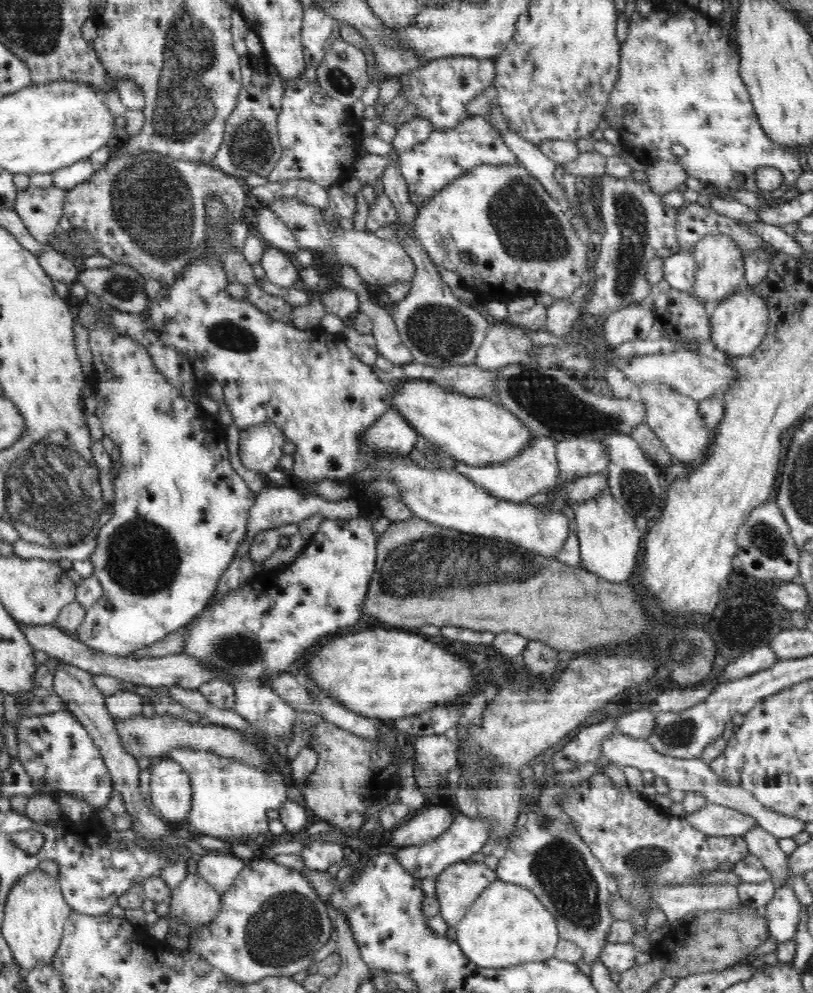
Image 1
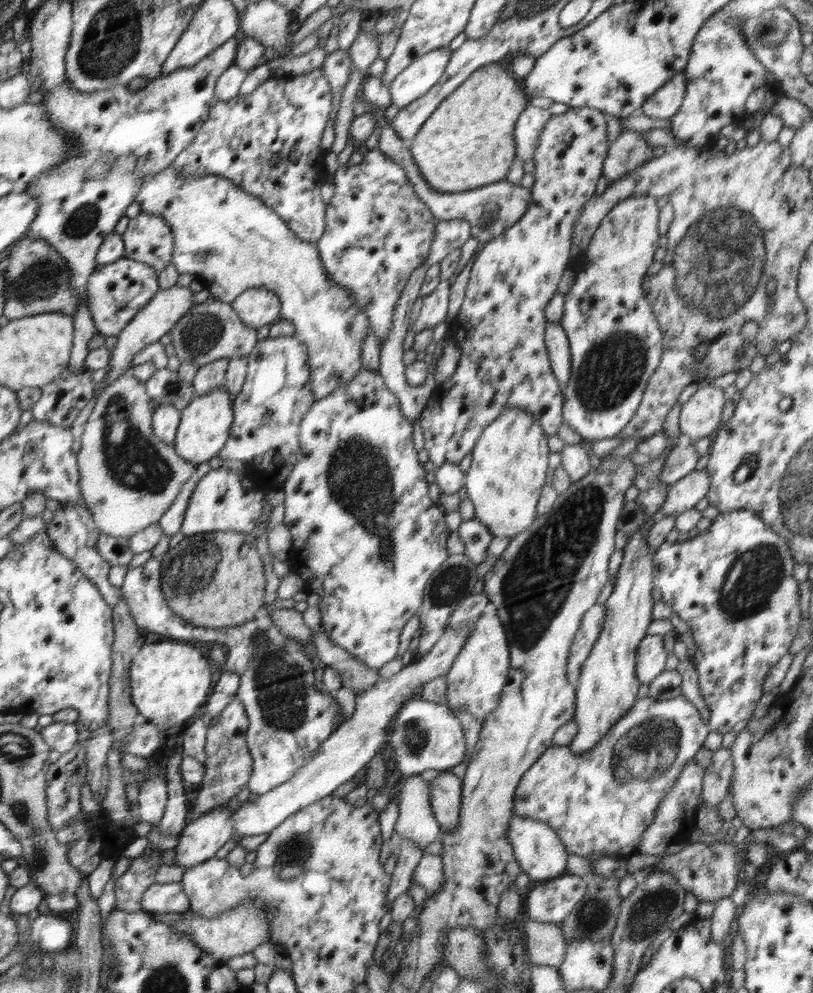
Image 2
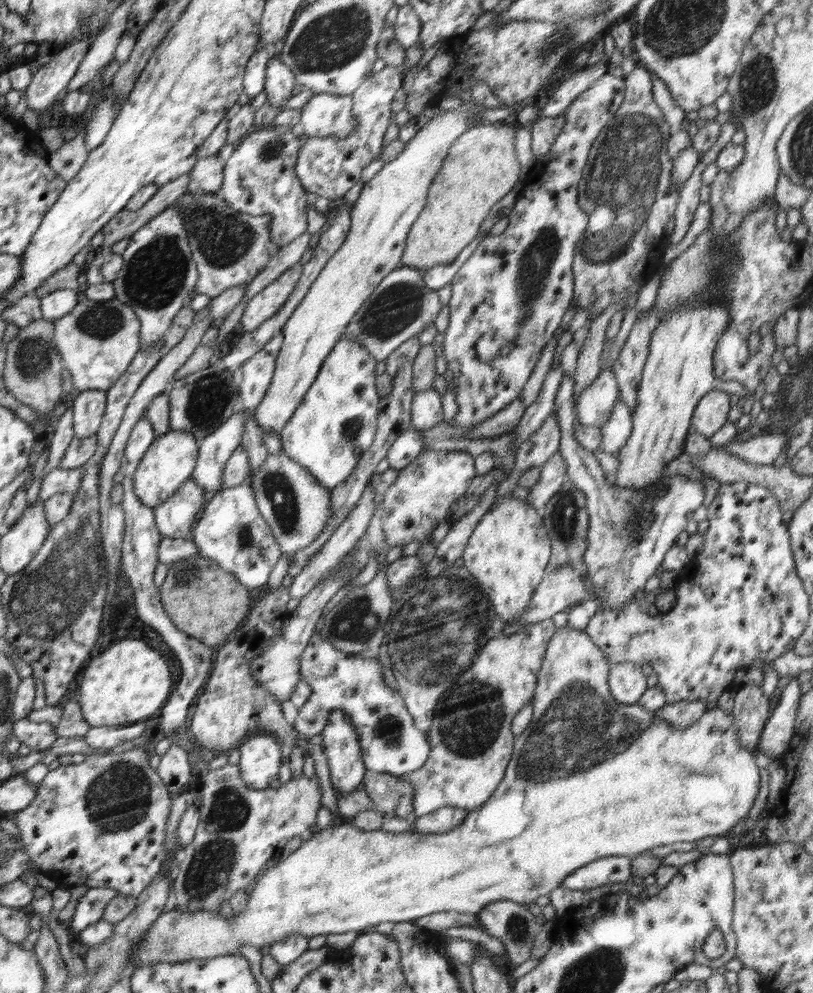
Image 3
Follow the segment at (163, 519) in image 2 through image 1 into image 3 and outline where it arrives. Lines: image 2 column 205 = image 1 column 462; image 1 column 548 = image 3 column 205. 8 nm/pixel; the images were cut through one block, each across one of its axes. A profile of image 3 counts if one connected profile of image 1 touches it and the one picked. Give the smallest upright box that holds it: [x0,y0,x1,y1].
[192,410,247,492]

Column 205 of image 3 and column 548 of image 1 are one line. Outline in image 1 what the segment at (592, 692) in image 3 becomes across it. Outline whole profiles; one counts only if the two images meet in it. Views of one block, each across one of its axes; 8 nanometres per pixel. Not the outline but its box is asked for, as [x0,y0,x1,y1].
[455,880,560,968]

